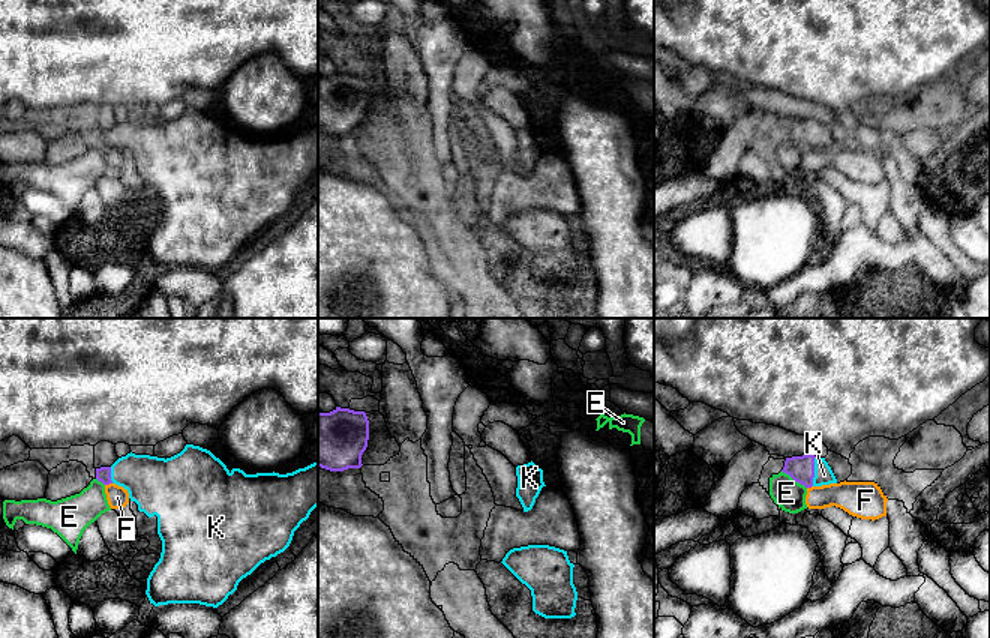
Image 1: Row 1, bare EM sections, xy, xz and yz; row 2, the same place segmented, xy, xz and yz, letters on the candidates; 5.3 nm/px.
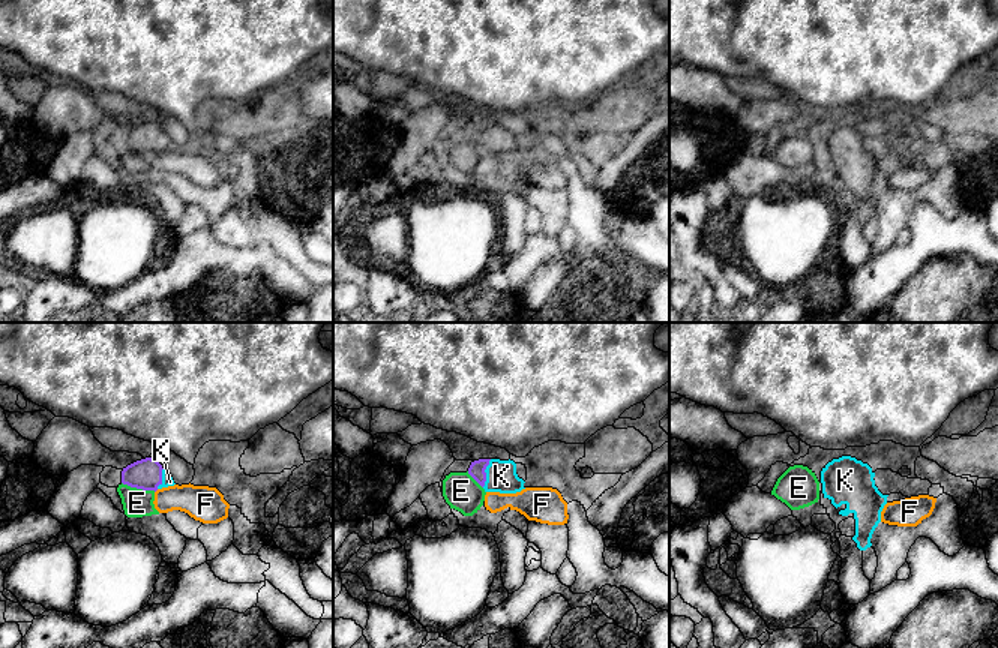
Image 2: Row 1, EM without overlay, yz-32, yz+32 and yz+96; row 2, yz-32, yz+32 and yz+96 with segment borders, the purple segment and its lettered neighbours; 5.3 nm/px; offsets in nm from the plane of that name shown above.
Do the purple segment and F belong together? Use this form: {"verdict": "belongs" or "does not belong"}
{"verdict": "does not belong"}

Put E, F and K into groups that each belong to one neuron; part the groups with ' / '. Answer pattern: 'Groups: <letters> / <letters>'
Groups: E / F / K

